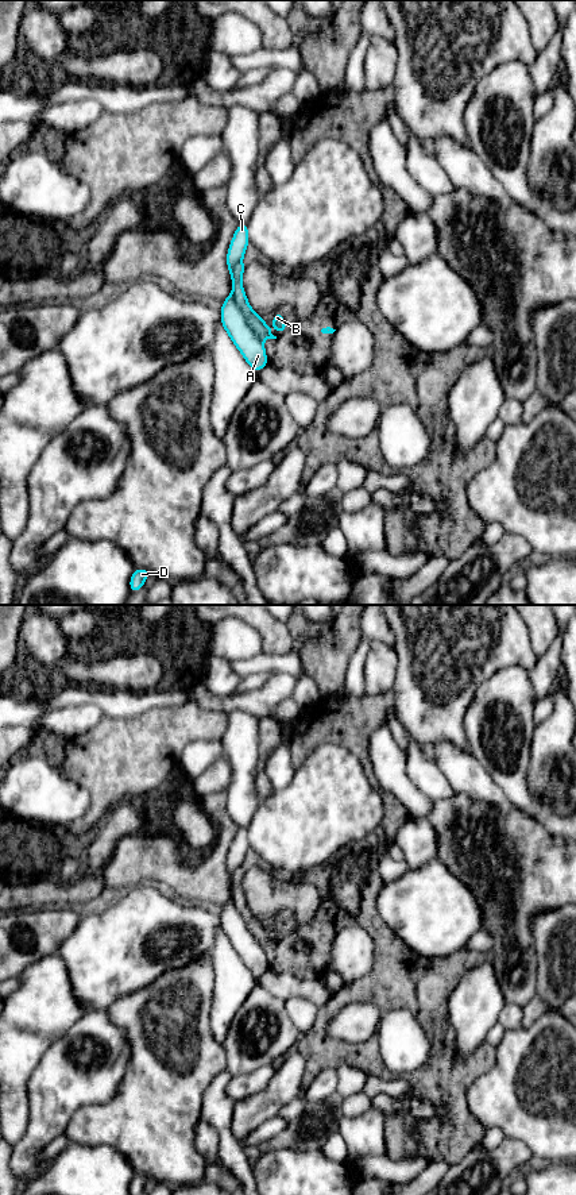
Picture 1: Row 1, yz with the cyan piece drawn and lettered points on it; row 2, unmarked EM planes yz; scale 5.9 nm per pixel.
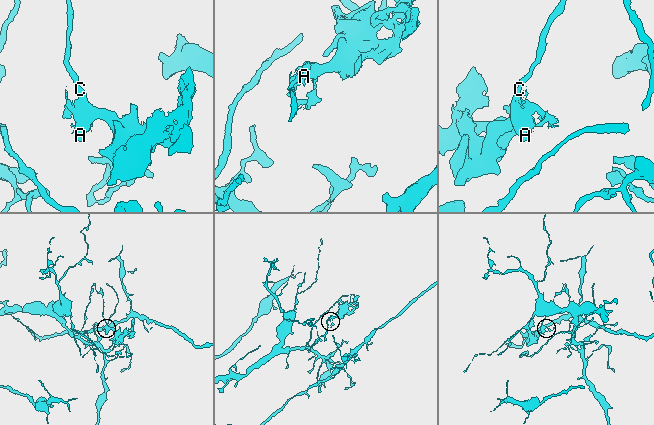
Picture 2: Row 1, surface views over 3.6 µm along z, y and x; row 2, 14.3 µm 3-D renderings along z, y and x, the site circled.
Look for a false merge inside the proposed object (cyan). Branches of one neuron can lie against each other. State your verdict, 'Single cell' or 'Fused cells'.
Fused cells

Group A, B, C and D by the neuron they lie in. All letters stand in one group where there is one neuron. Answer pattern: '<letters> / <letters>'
A C D / B

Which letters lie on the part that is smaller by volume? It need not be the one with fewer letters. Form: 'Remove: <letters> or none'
Remove: B

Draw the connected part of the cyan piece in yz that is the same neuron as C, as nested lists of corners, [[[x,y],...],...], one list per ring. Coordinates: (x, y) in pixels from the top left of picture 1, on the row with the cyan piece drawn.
[[[241,223],[236,227],[236,231],[232,236],[228,253],[227,253],[227,267],[229,273],[237,262],[241,262],[246,250],[250,244],[248,239],[248,223]]]

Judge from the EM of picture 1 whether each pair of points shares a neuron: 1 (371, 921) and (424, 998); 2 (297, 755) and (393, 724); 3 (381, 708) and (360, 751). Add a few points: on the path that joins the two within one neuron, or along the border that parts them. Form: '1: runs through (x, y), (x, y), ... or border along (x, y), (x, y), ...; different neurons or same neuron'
1: runs through (385, 940), (395, 970), (405, 979); same neuron
2: border along (393, 705), (385, 723); different neurons
3: runs through (370, 719), (360, 728), (360, 740); same neuron

